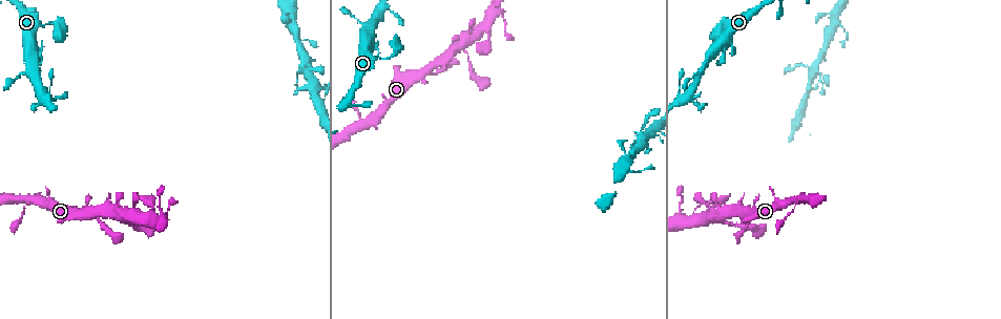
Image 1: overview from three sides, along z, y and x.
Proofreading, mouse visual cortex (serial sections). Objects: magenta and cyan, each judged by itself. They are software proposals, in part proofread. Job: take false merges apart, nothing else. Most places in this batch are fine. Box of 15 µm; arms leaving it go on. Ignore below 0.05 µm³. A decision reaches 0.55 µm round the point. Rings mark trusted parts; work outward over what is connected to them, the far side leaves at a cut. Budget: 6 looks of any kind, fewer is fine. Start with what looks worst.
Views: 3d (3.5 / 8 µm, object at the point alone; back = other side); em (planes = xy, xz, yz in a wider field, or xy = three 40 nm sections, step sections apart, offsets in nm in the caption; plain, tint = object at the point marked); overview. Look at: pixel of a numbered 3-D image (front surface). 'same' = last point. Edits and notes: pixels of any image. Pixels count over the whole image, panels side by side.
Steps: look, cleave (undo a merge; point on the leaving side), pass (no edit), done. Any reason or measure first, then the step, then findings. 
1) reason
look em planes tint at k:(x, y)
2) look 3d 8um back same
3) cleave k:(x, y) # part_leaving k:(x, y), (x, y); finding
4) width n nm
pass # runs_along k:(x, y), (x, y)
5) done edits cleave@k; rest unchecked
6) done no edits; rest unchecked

look 3d 3.5um at 1:(728, 23)

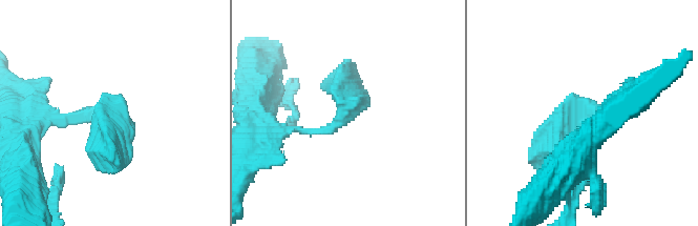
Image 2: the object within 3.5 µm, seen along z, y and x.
arm_widths 100, 450 nm
look em planes tint at 2:(348, 111)

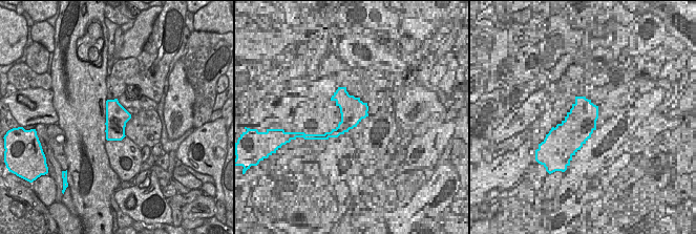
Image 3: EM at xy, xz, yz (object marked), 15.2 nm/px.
cut it another way
look em xy step 5 tint same

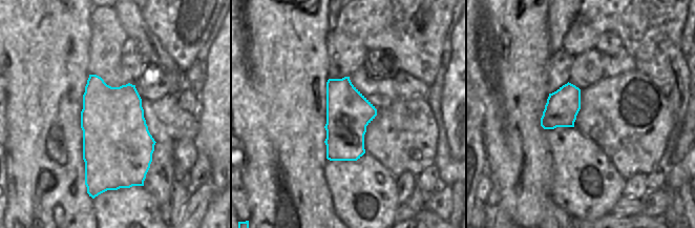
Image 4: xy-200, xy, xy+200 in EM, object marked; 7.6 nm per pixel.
pass # runs_along 2:(287, 130), (329, 130), (345, 117), (352, 68); all the same cell

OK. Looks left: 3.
thin neck
look 3d 3.5um at 1:(359, 115)

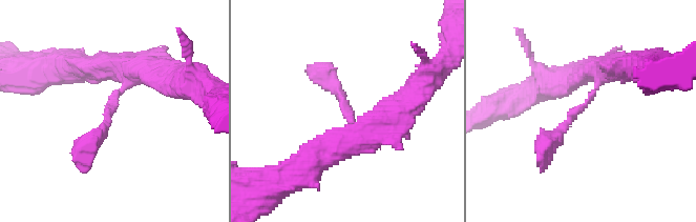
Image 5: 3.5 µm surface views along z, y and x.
look em xy step 3 tint at 5:(575, 108)

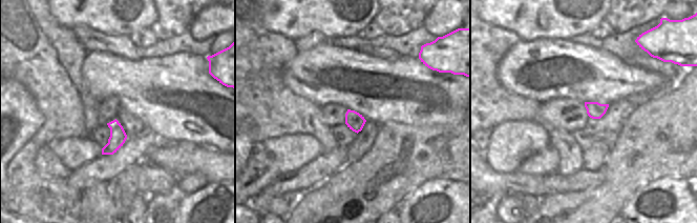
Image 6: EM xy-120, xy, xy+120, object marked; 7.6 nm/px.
pass # continuous, no second cell

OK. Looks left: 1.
done no edits; rest unchecked

